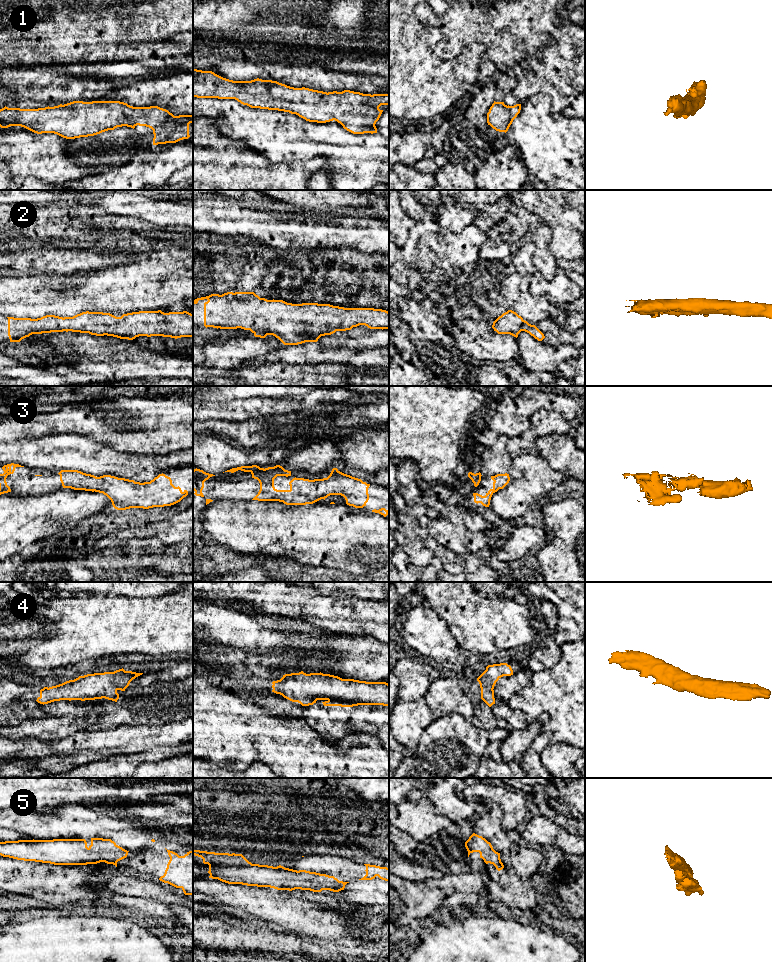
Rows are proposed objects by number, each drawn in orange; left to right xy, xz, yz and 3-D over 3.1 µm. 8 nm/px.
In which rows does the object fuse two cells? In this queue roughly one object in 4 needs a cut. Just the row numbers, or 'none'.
none

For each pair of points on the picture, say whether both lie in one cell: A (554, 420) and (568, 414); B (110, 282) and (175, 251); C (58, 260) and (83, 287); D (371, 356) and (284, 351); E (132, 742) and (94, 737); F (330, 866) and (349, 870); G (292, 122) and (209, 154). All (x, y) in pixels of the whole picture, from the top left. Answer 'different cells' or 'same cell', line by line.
A: different cells
B: different cells
C: different cells
D: same cell
E: same cell
F: same cell
G: different cells

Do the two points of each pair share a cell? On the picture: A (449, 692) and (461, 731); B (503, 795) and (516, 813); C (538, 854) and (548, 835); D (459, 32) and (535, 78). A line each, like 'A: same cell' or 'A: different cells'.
A: different cells
B: same cell
C: different cells
D: same cell

